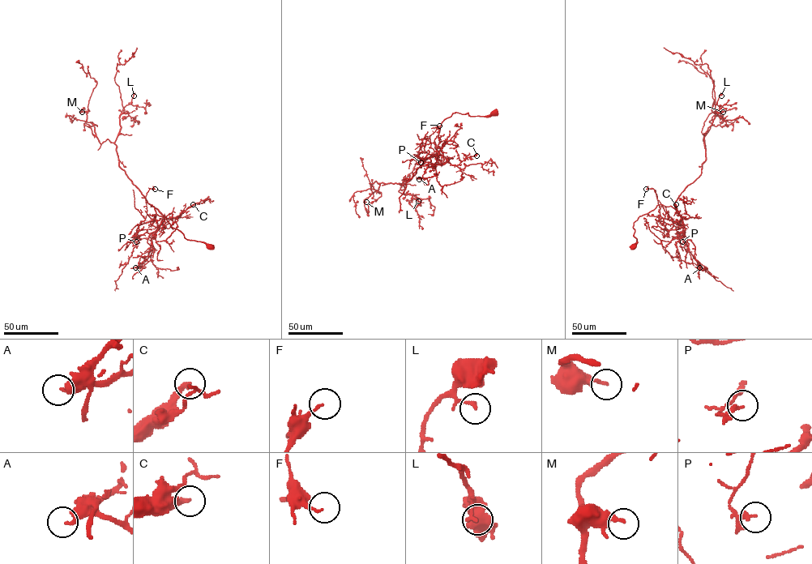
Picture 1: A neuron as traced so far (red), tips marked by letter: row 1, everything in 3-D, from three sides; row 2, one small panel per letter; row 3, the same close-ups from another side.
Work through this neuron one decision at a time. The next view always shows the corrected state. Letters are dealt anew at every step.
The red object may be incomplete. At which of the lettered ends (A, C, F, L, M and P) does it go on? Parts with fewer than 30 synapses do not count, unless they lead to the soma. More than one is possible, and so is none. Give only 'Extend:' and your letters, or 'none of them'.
Extend: C

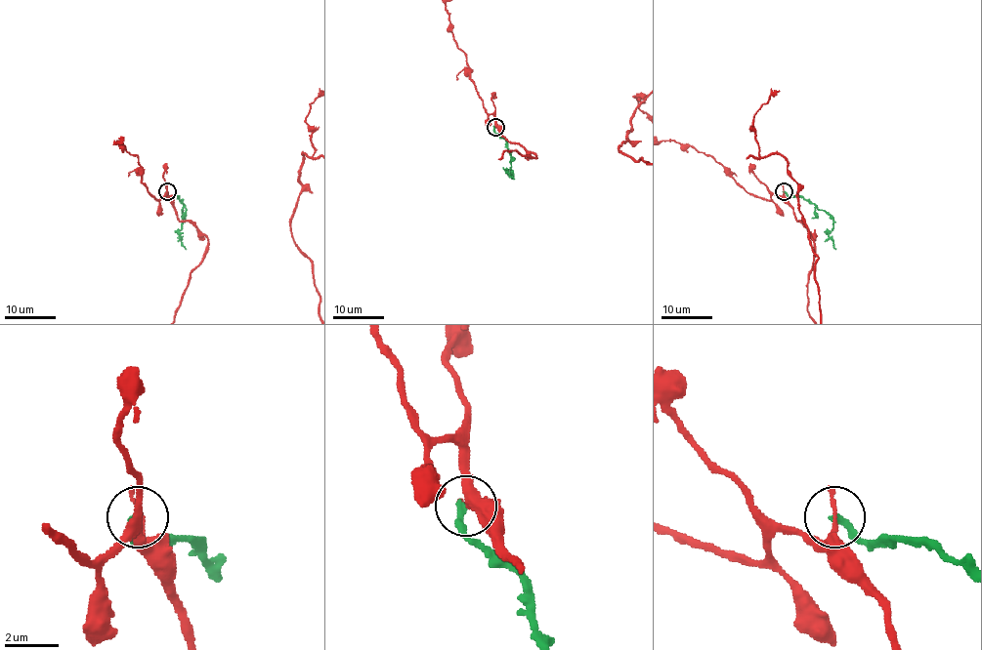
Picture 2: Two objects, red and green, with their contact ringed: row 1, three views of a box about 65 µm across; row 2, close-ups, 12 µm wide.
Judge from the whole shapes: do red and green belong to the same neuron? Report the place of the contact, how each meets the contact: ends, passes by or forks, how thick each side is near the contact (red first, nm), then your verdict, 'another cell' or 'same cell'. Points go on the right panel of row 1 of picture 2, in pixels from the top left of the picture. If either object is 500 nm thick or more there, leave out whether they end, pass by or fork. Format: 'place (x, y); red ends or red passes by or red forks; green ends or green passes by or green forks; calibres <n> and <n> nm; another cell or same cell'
place (784, 191); red ends; green ends; calibres 240 and 260 nm; another cell

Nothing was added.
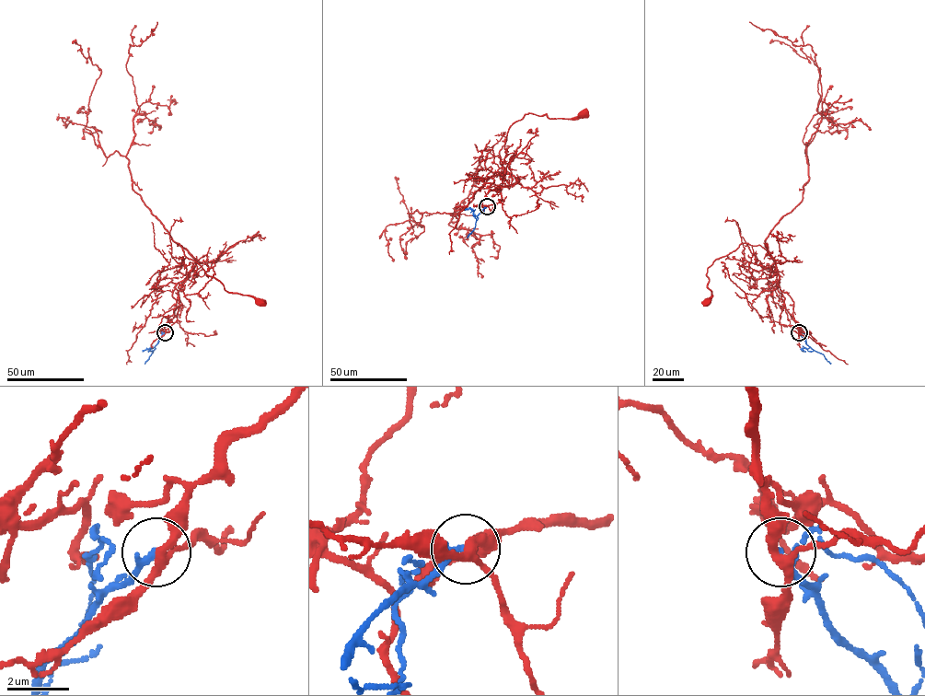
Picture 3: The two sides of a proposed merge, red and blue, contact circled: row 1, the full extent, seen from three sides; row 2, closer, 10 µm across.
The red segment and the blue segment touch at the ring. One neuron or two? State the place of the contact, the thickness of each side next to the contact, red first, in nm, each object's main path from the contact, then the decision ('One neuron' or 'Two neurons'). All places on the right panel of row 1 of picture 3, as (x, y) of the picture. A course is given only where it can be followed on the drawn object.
Place: (799, 332). Thickness 280 nm (red) against 220 nm. Course of red: (799, 332), (793, 302), (780, 288), (775, 260), (759, 245), (741, 244), (708, 268), (711, 295), (705, 303). Course of blue: (799, 332), (808, 345), (822, 353), (830, 364). Two neurons

